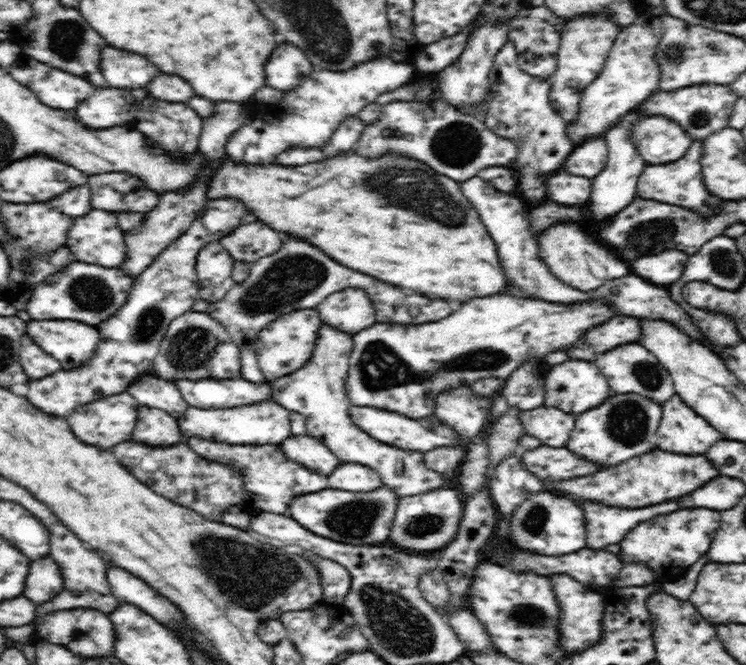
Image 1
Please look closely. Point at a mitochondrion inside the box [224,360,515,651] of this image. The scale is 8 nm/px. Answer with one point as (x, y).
(354, 519)

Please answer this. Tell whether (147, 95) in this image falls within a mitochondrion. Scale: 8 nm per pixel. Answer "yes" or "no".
no

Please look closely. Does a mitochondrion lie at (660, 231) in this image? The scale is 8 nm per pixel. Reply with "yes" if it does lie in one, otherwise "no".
yes

